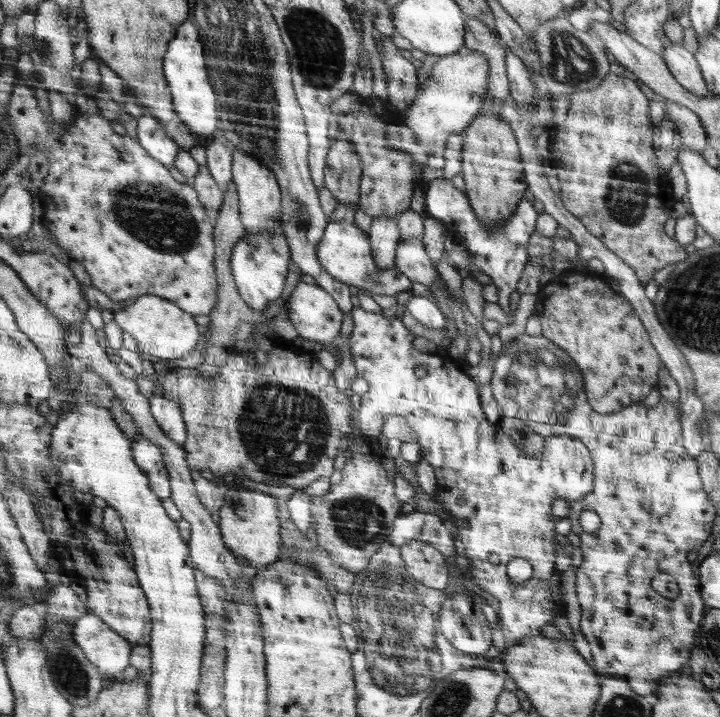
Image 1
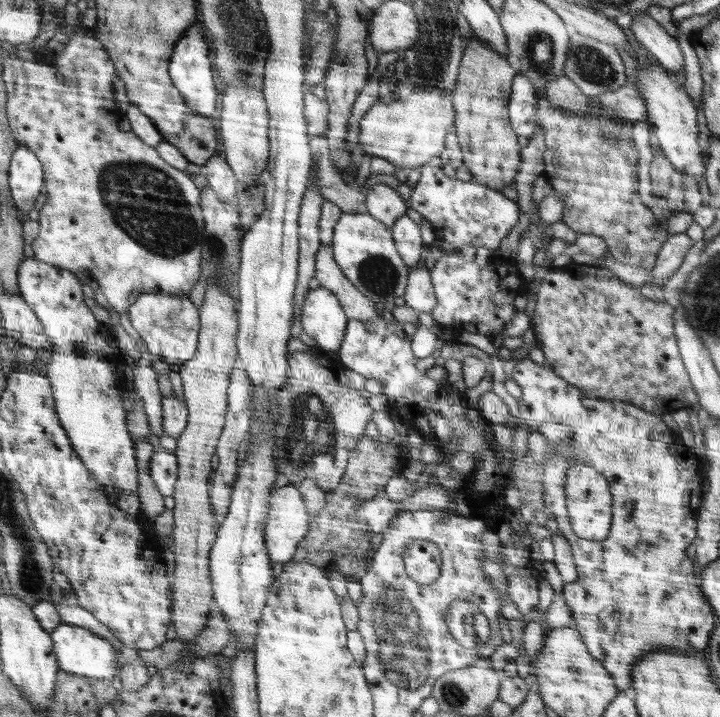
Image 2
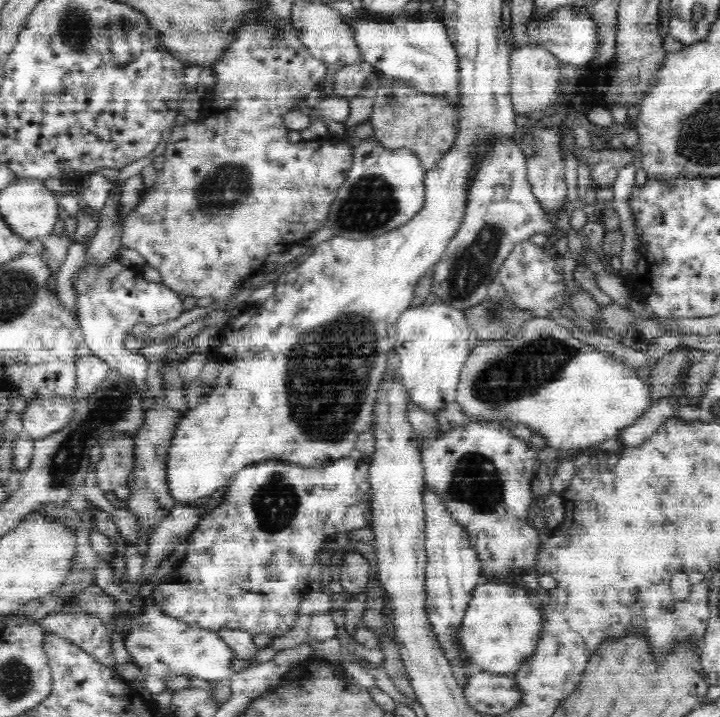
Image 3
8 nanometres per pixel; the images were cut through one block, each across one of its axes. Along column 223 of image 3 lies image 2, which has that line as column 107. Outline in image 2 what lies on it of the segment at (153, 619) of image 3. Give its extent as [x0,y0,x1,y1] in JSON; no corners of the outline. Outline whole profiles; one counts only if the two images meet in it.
[51,623,119,680]

